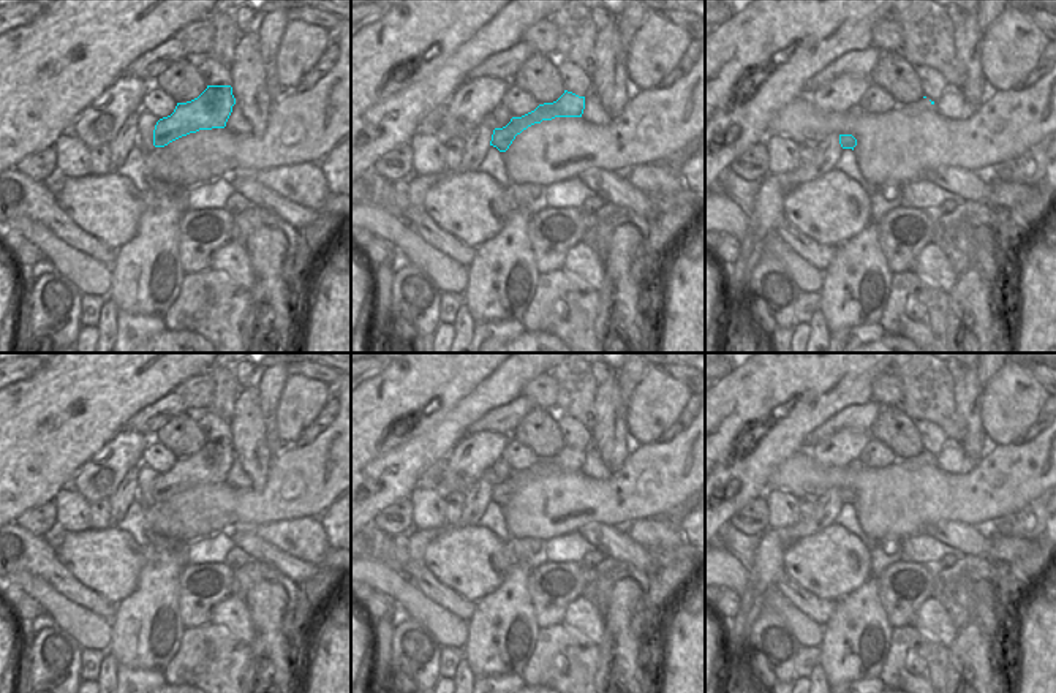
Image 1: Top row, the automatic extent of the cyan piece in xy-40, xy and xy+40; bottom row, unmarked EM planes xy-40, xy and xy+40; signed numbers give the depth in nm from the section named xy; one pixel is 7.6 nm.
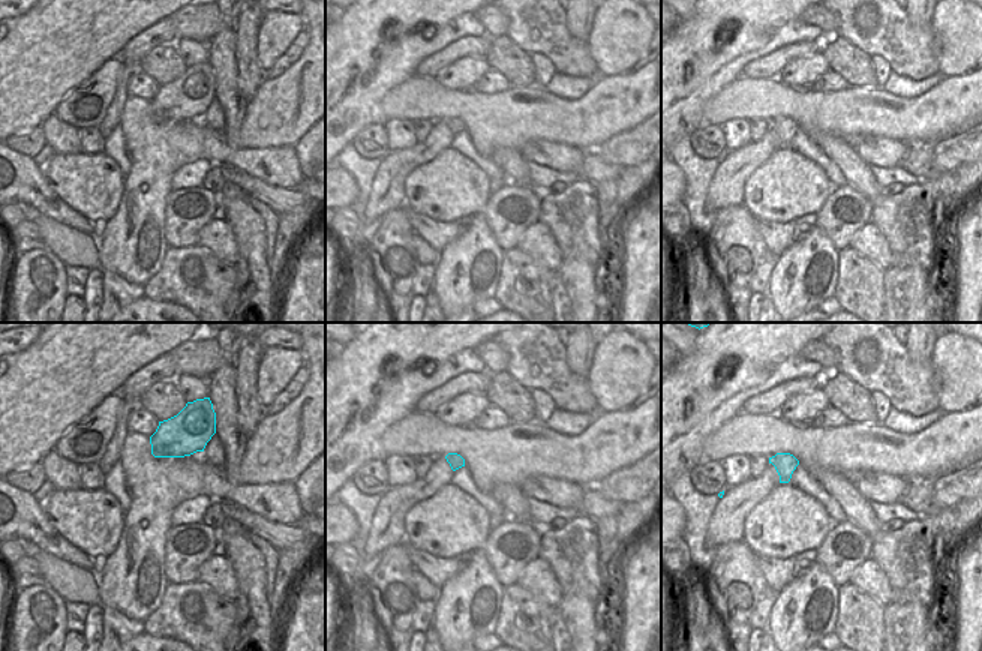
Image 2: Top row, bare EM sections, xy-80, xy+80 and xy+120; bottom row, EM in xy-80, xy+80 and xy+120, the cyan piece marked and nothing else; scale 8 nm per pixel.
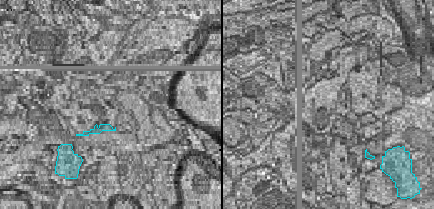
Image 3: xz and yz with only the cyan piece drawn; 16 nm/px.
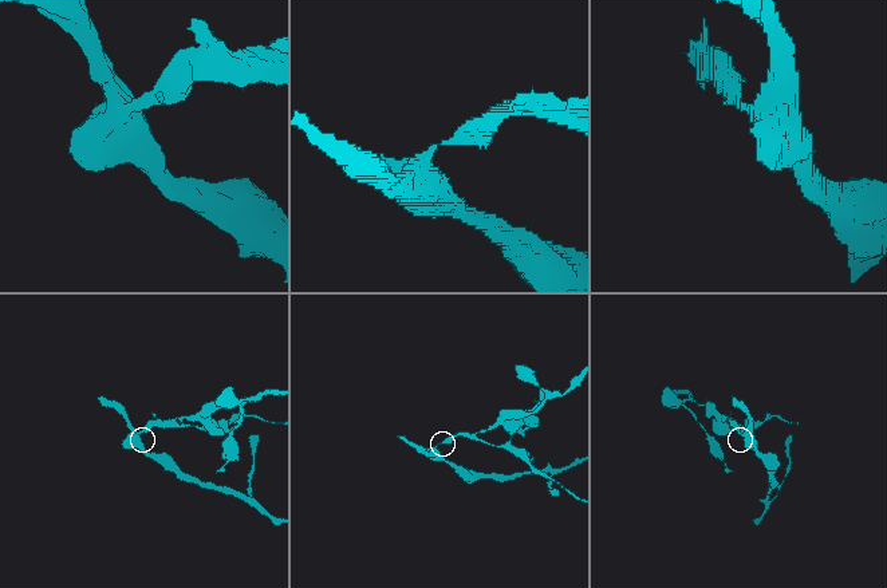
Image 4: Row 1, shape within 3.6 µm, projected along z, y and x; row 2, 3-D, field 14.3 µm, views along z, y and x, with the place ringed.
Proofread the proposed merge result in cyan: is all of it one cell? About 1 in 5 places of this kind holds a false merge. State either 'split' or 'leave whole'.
split

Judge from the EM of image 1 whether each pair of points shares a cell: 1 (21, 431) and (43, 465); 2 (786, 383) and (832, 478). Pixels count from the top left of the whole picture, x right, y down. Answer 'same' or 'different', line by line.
1: same
2: different

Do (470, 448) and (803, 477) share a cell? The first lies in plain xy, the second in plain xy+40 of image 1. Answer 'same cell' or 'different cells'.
different cells

